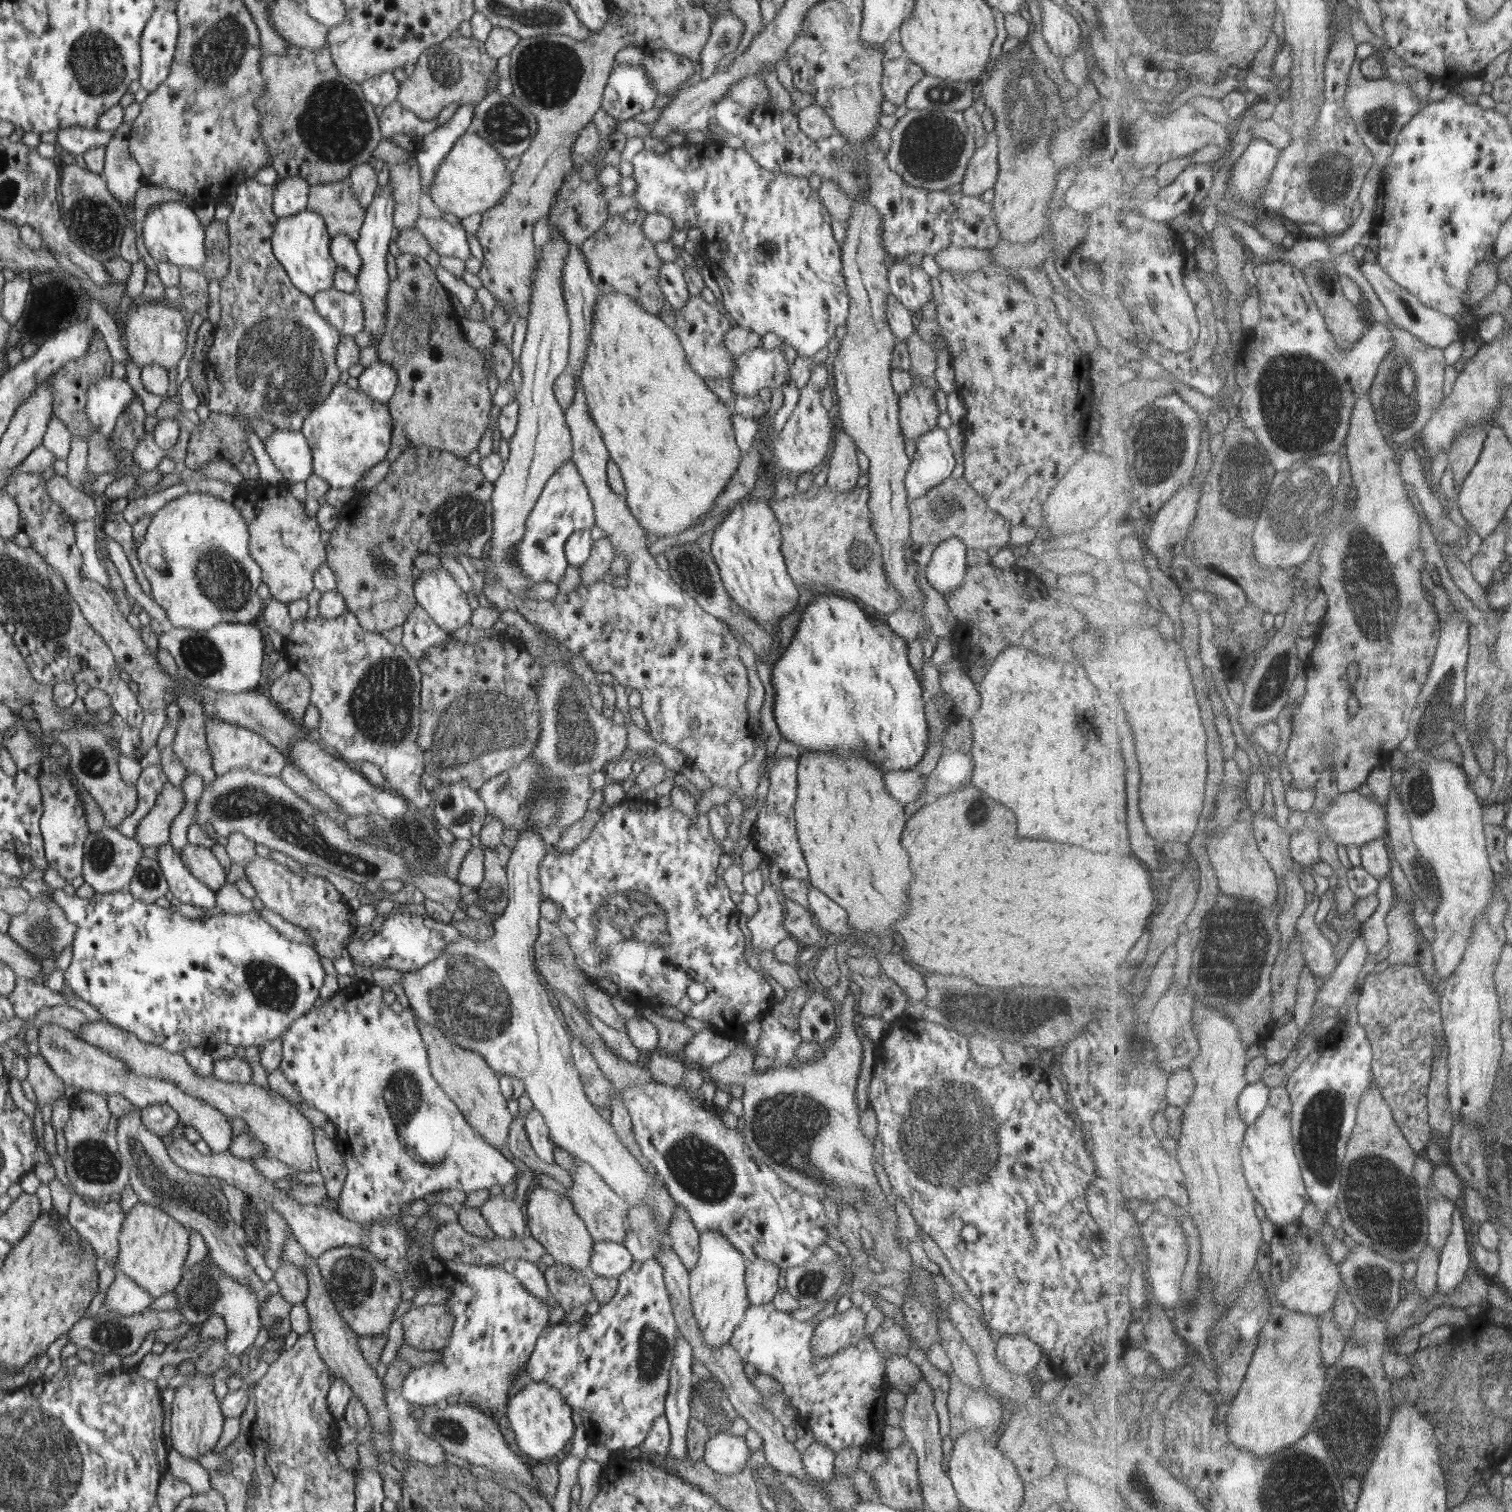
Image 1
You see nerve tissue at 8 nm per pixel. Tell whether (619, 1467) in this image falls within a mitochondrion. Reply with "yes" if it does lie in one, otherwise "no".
no

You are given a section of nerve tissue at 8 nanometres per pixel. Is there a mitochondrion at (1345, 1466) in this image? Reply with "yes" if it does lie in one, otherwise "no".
yes

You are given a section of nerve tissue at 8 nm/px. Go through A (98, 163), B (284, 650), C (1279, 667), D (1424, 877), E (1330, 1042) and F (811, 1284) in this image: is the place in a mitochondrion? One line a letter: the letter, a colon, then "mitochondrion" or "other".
A: other
B: other
C: other
D: mitochondrion
E: other
F: mitochondrion

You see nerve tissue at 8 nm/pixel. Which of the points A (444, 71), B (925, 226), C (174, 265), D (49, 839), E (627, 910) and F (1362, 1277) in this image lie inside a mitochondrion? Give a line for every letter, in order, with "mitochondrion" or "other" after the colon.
A: mitochondrion
B: other
C: other
D: other
E: mitochondrion
F: other

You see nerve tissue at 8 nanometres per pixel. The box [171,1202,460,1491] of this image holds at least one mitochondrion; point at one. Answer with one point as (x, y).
(354, 1280)

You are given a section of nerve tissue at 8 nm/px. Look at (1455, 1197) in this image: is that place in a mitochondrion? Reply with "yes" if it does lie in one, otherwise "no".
no

